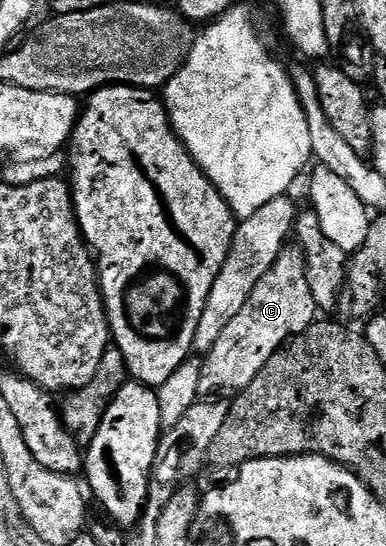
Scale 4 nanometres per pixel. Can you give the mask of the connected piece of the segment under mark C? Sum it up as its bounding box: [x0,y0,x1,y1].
[199,244,320,396]

